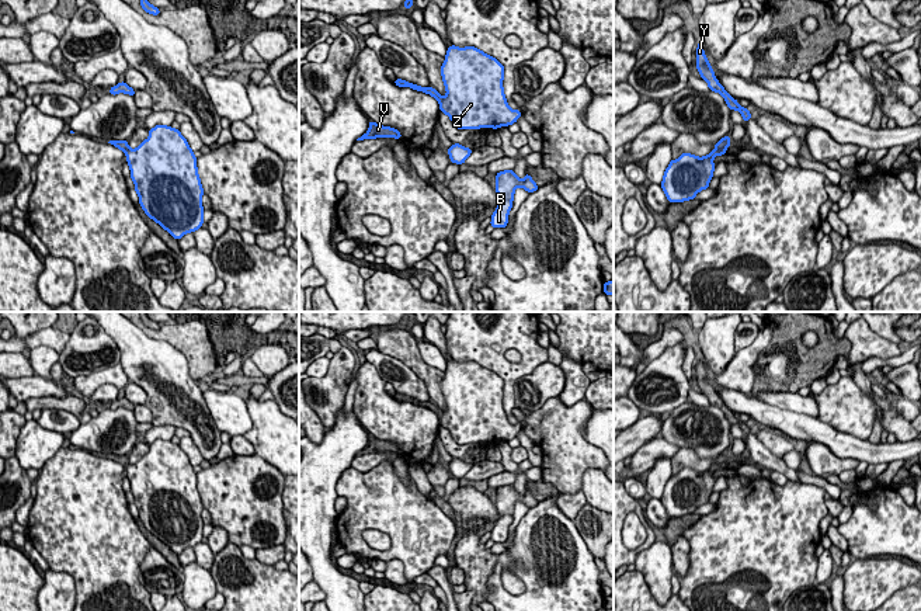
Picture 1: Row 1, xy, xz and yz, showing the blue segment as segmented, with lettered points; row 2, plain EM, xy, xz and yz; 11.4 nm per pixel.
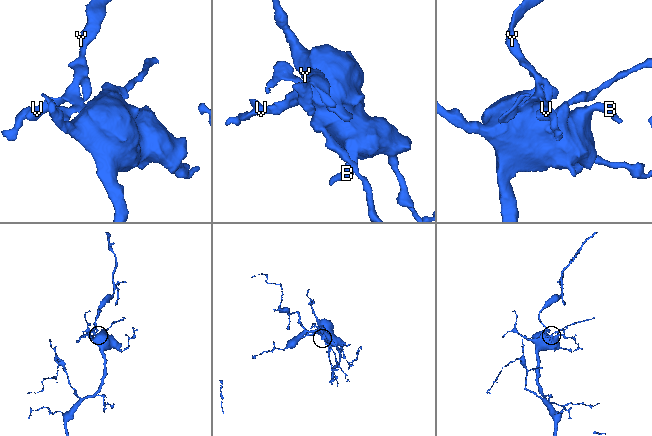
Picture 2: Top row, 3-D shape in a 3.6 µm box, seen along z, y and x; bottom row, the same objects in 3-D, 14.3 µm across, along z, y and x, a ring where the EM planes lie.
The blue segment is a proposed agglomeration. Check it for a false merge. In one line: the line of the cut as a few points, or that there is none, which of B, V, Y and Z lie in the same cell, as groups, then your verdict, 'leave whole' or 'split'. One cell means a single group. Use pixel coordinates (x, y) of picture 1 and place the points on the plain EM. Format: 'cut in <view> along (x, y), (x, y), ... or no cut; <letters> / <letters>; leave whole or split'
cut in yz along (725, 464), (709, 469); B Z / V Y; split

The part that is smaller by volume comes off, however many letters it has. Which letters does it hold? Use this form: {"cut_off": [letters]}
{"cut_off": ["V", "Y"]}

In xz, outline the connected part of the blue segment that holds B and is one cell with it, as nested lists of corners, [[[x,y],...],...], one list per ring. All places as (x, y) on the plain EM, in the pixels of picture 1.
[[[505,485],[496,489],[496,507],[500,513],[500,518],[497,520],[494,528],[491,530],[490,539],[496,542],[505,542],[508,538],[508,527],[512,523],[514,507],[517,501],[526,504],[529,508],[536,506],[539,501],[531,493],[529,489],[525,487],[525,493],[521,494],[514,485]]]

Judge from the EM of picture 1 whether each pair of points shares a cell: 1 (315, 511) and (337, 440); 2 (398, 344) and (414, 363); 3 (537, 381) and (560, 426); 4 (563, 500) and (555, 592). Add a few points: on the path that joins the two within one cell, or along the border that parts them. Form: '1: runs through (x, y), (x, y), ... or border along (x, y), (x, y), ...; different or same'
1: runs through (322, 493), (325, 490), (325, 464), (330, 458); same
2: runs through (402, 349), (412, 358); same
3: border along (558, 395), (529, 412); different
4: border along (556, 497), (556, 506), (573, 521); different

